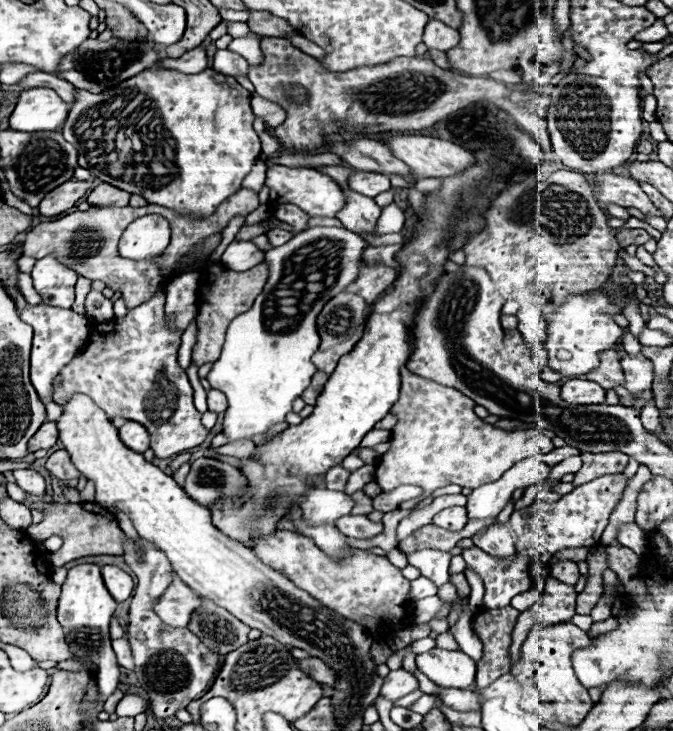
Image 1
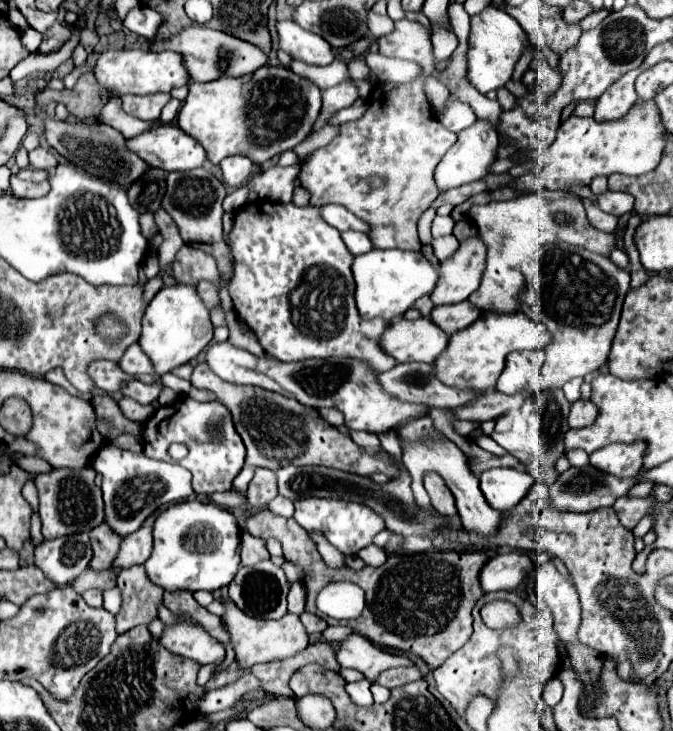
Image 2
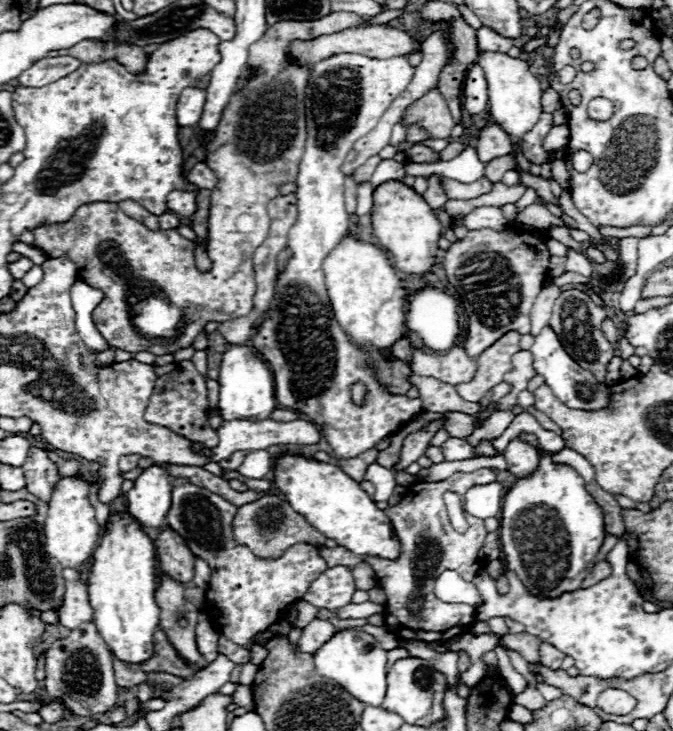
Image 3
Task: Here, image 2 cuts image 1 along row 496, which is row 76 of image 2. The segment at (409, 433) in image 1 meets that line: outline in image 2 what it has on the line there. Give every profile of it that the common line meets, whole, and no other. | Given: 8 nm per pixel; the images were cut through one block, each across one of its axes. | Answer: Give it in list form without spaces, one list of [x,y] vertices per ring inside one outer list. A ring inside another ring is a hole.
[[[410,20],[396,22],[394,32],[378,38],[380,54],[388,58],[400,58],[416,62],[422,68],[420,78],[408,84],[378,84],[372,90],[372,100],[366,114],[356,122],[346,122],[340,126],[340,134],[324,148],[318,148],[310,162],[306,162],[300,170],[302,186],[312,194],[310,202],[316,206],[324,204],[340,204],[356,214],[370,226],[370,242],[374,248],[402,248],[402,250],[420,250],[420,240],[416,232],[416,222],[422,212],[430,206],[430,200],[436,200],[436,182],[434,170],[448,148],[456,142],[456,134],[446,130],[434,116],[430,100],[424,92],[424,78],[434,70],[432,42],[428,32]]]

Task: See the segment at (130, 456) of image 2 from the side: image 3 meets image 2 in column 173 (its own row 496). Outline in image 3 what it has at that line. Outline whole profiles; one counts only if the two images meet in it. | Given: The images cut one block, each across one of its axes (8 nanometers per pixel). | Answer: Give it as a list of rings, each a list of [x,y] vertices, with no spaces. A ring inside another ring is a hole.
[[[492,482],[492,484],[482,484],[482,486],[472,486],[464,494],[464,504],[462,508],[476,518],[494,518],[498,516],[498,510],[502,510],[502,484]]]

